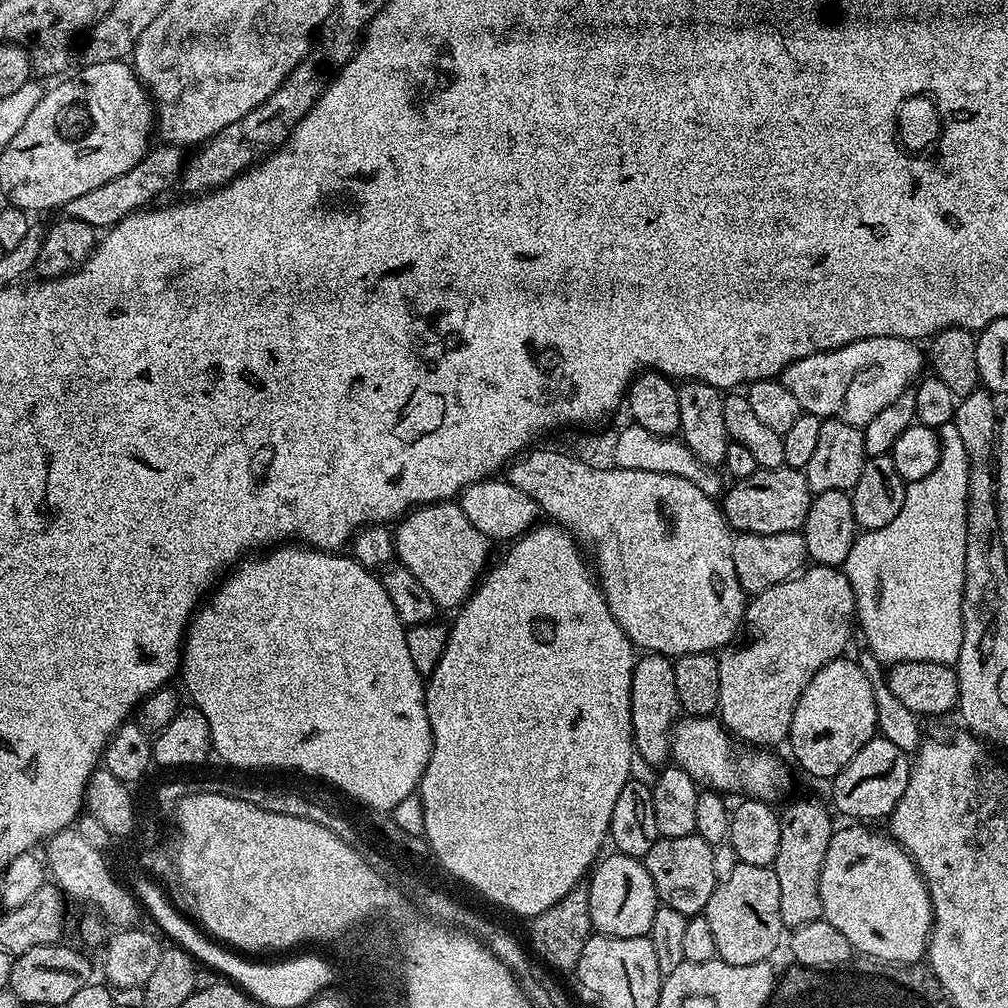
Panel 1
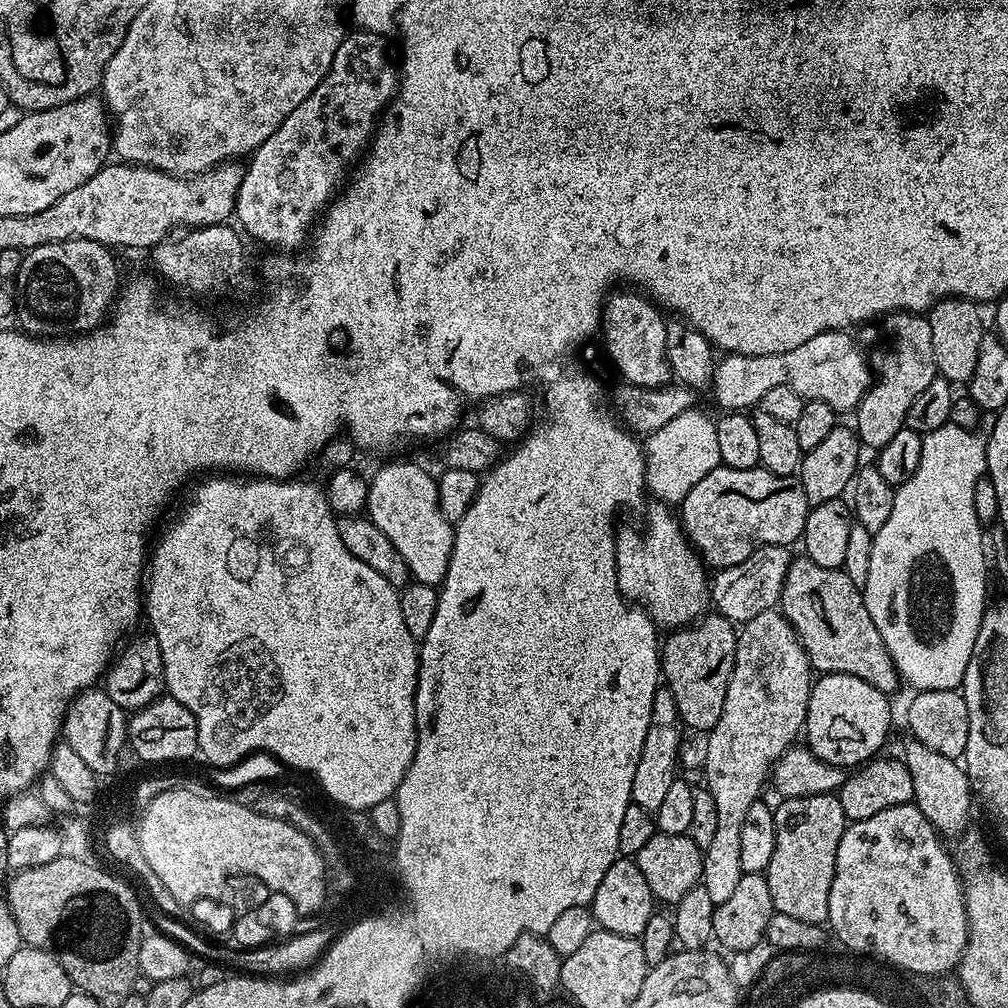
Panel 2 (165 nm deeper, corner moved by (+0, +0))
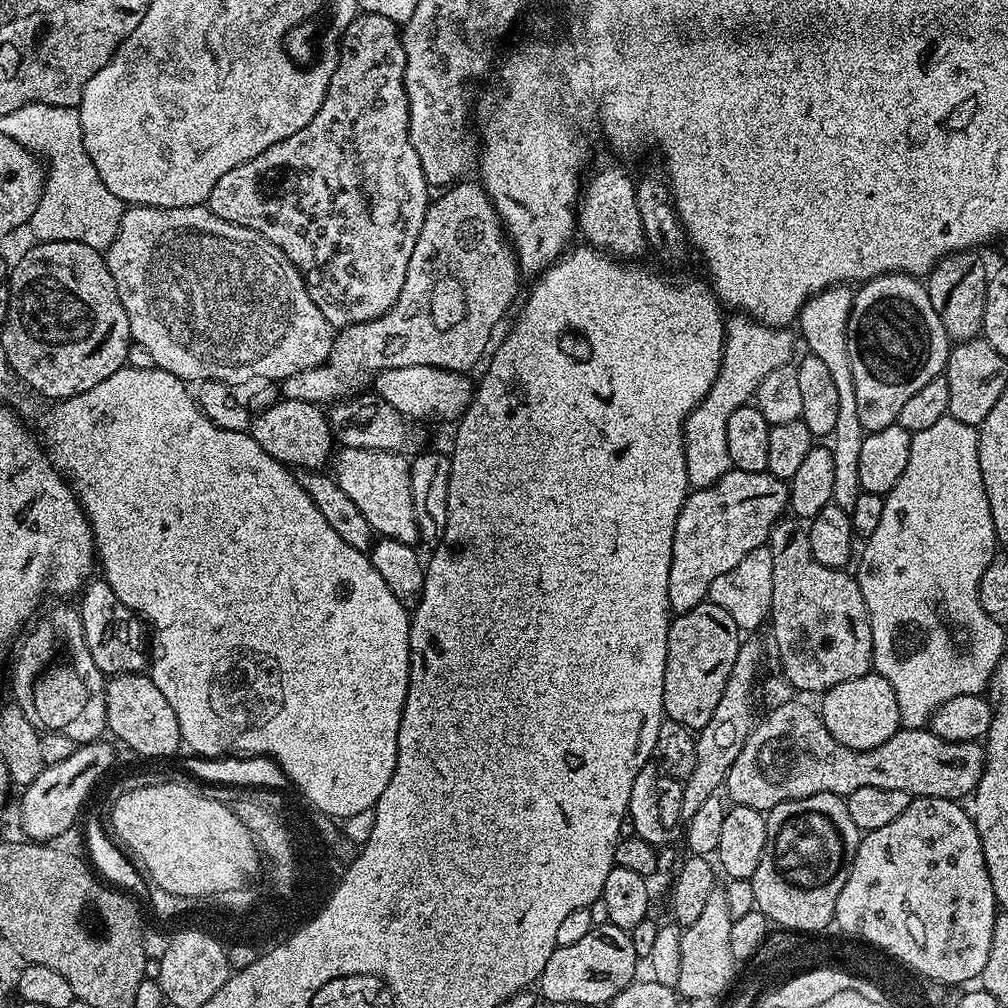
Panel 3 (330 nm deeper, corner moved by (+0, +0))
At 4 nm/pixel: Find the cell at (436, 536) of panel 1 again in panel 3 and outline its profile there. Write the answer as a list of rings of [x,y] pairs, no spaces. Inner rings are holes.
[[[341,447],[335,453],[334,475],[338,486],[362,510],[366,522],[370,522],[373,533],[381,537],[415,545],[420,540],[418,522],[414,518],[414,498],[410,494],[412,465],[409,457],[386,450]]]

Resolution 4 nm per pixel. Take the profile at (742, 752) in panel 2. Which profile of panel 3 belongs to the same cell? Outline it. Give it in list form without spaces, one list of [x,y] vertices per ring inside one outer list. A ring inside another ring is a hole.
[[[723,887],[710,890],[702,910],[695,922],[690,922],[681,934],[681,962],[679,963],[676,991],[685,1001],[708,1000],[720,996],[733,983],[732,971],[738,968],[737,961],[730,954],[730,926],[732,925],[730,905],[726,903]]]

